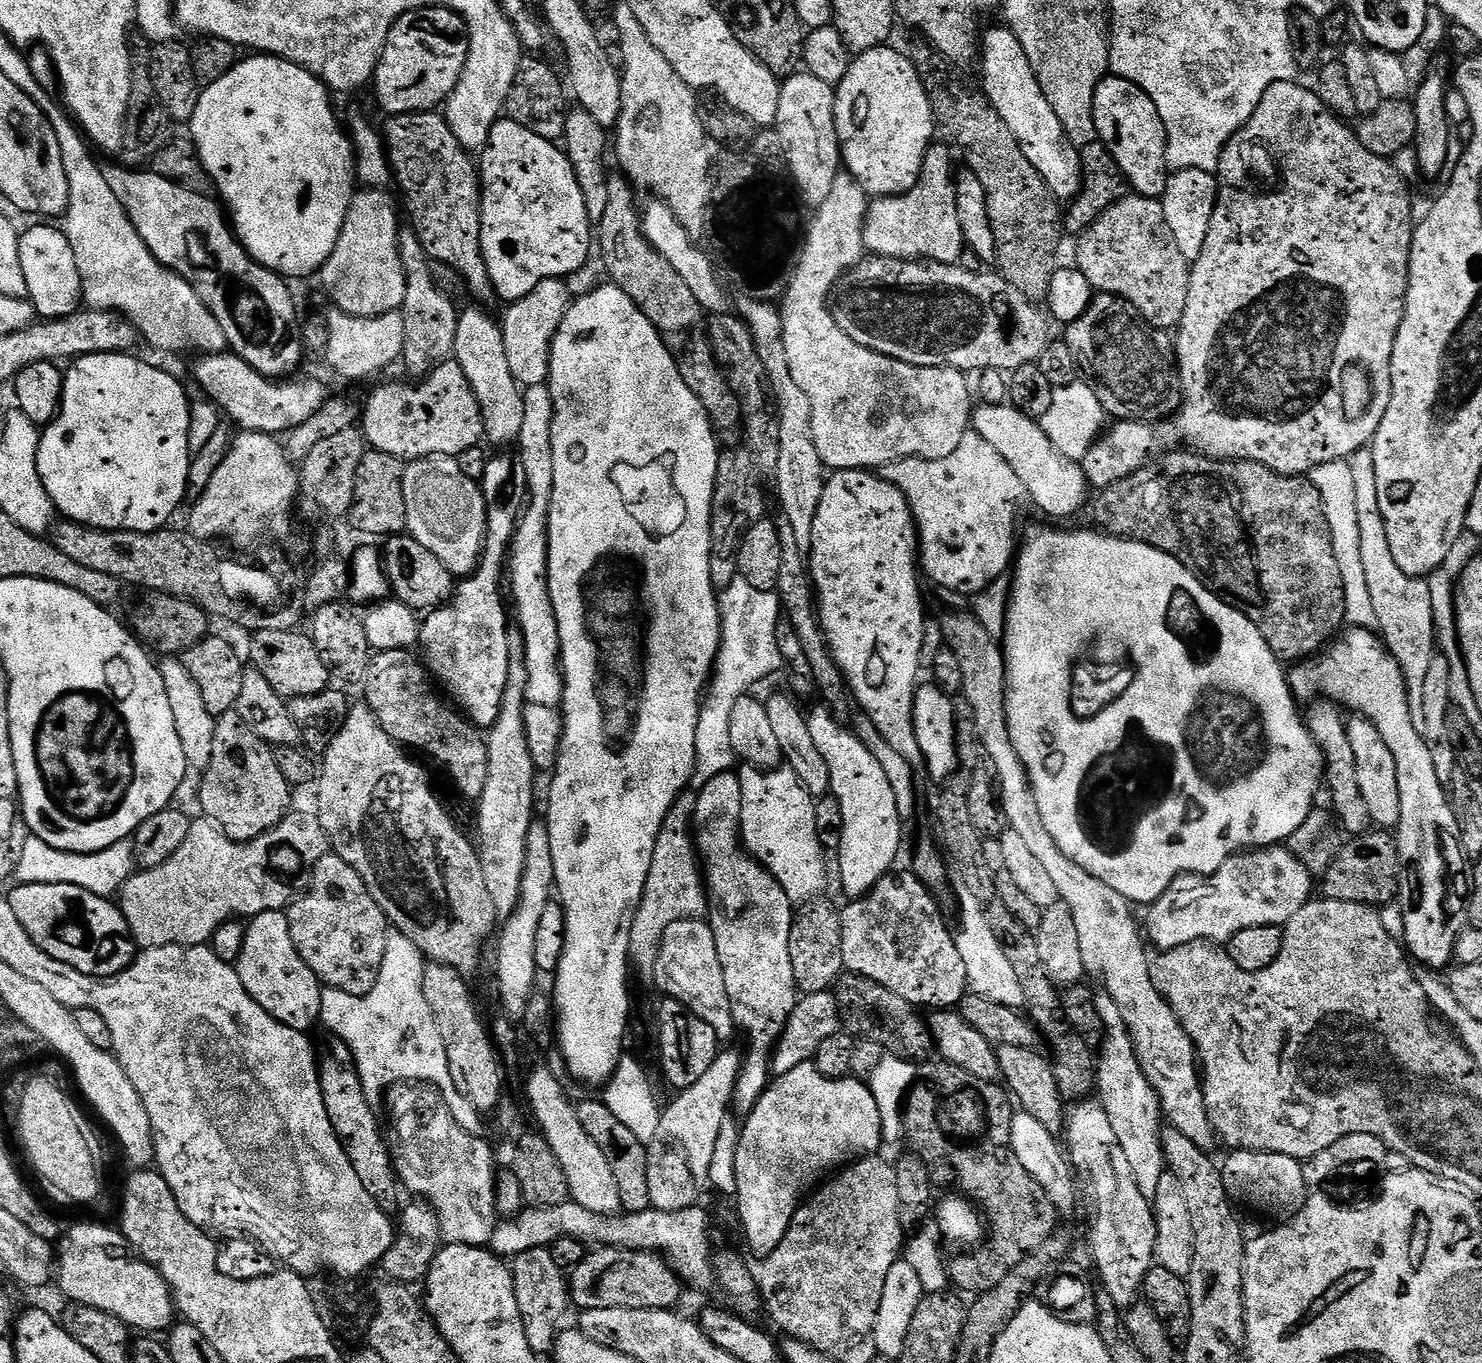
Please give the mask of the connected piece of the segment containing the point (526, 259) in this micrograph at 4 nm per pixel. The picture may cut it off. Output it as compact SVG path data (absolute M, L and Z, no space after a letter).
M501 118L490 130L488 145L478 156L480 173L480 217L482 238L480 252L486 258L497 297L504 302L521 300L538 282L569 278L594 252L594 224L586 214L586 202L578 186L568 154L546 138L538 138L526 126Z

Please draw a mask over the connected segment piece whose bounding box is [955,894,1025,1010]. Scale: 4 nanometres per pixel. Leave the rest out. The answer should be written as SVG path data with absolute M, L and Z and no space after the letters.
M961 895L960 898L960 932L958 928L955 938L958 954L962 954L962 962L966 962L966 978L971 995L1002 1002L1002 1006L1010 1006L1017 1010L1023 1009L1025 1003L1022 985L1018 982L1018 977L1014 974L1005 951L995 938L982 906L968 895Z

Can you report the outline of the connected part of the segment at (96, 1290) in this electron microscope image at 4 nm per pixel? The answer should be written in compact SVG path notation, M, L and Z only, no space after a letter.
M76 1224L63 1233L58 1244L58 1263L54 1269L54 1280L69 1297L73 1304L94 1306L98 1310L106 1310L106 1314L114 1314L127 1324L129 1329L141 1328L144 1334L160 1334L171 1329L174 1323L174 1301L172 1289L162 1278L155 1264L147 1264L145 1260L130 1254L125 1247L126 1241L119 1227L107 1228L104 1224Z

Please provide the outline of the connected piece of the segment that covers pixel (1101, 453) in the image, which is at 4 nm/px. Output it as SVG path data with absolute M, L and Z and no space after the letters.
M1296 80L1270 85L1262 95L1262 102L1258 102L1258 110L1224 147L1218 173L1218 203L1210 222L1210 234L1206 234L1202 254L1190 264L1190 294L1174 336L1174 364L1180 370L1182 393L1180 411L1159 426L1143 420L1113 423L1113 428L1111 425L1083 458L1082 467L1089 485L1096 490L1109 488L1114 482L1152 463L1165 450L1176 450L1181 446L1188 450L1206 450L1209 460L1253 460L1283 476L1304 476L1312 473L1314 466L1322 466L1322 462L1347 460L1359 448L1371 445L1392 401L1392 355L1408 293L1414 231L1408 184L1395 163L1378 154L1370 154L1355 131L1332 113L1311 87L1303 88Z

